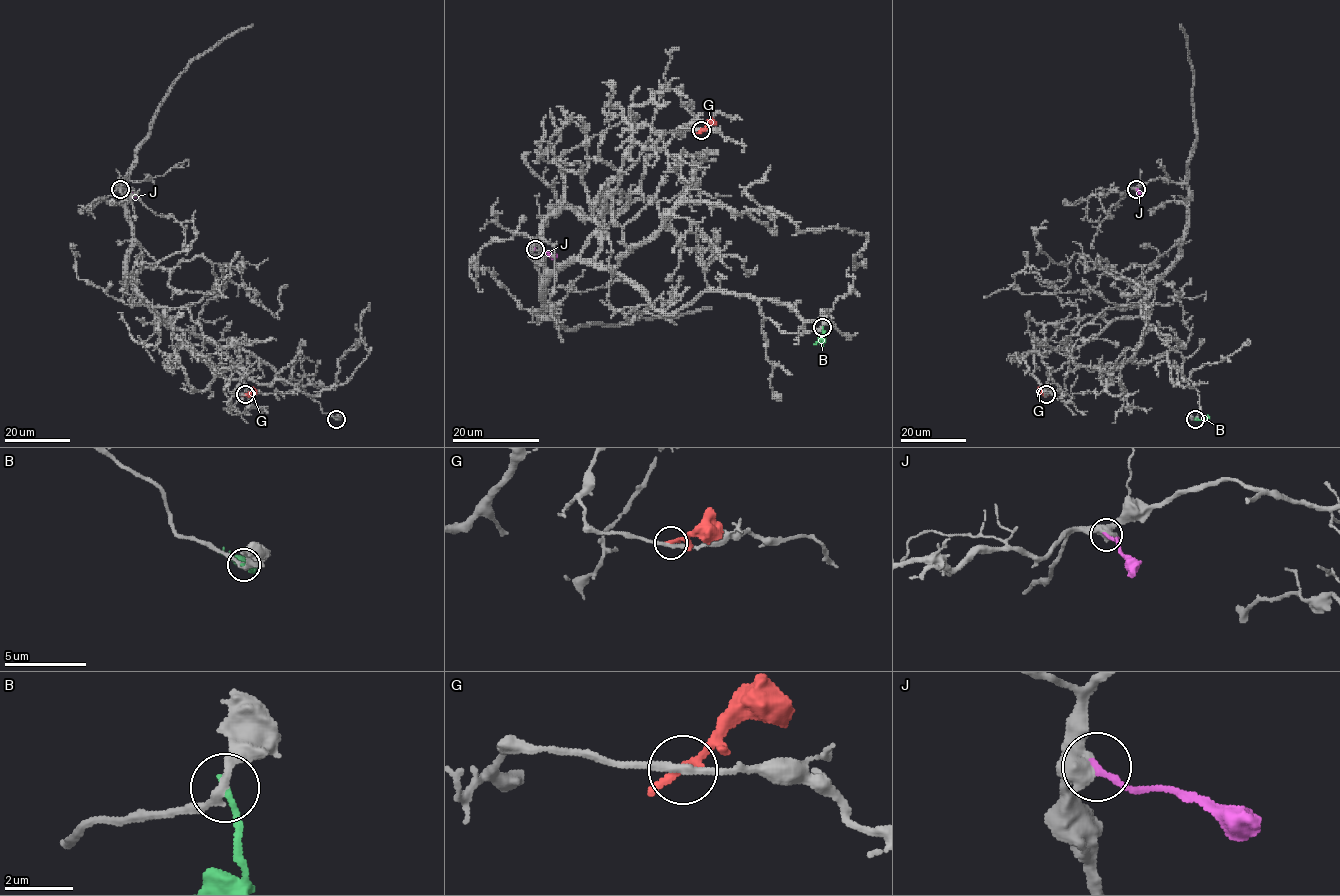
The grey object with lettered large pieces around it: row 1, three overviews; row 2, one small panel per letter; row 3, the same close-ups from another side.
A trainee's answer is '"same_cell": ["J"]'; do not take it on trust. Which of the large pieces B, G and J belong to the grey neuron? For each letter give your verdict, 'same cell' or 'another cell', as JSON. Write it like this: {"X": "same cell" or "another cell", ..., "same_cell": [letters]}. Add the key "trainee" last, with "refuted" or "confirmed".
{"B": "another cell", "G": "another cell", "J": "same cell", "same_cell": ["J"], "trainee": "confirmed"}

